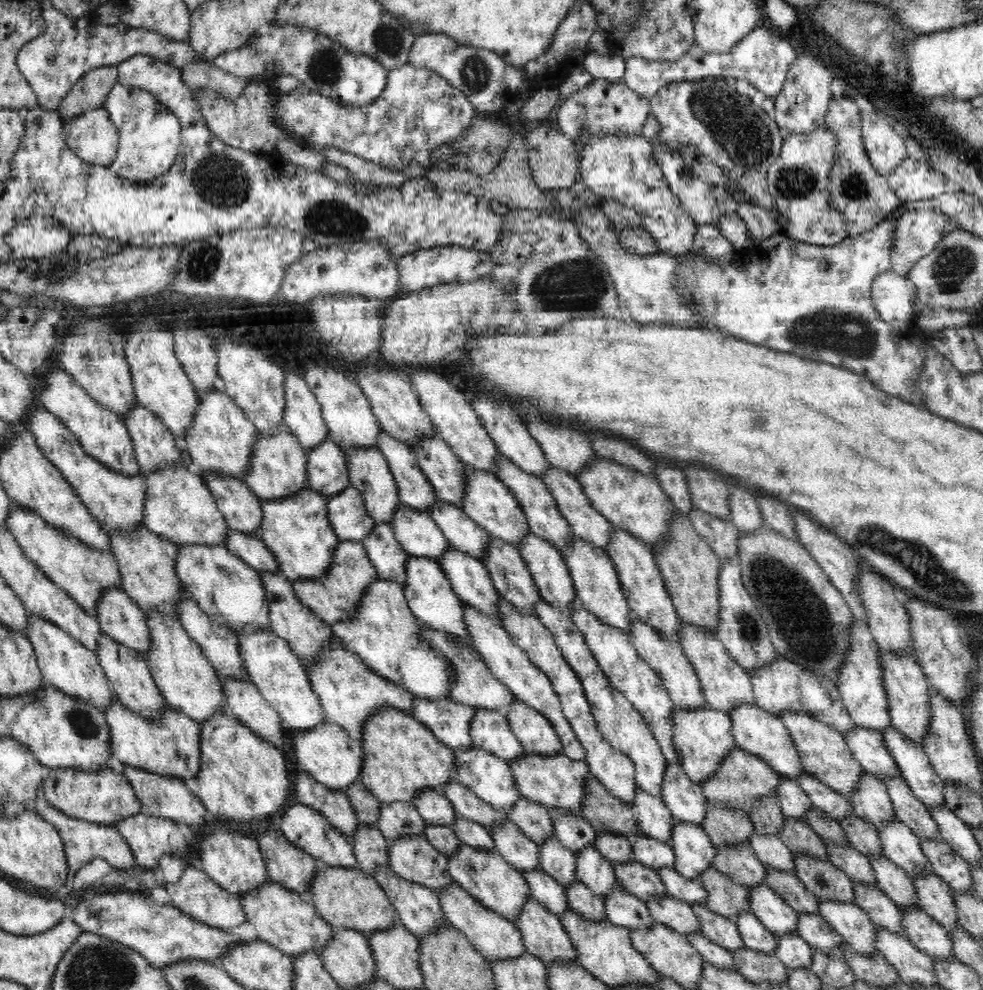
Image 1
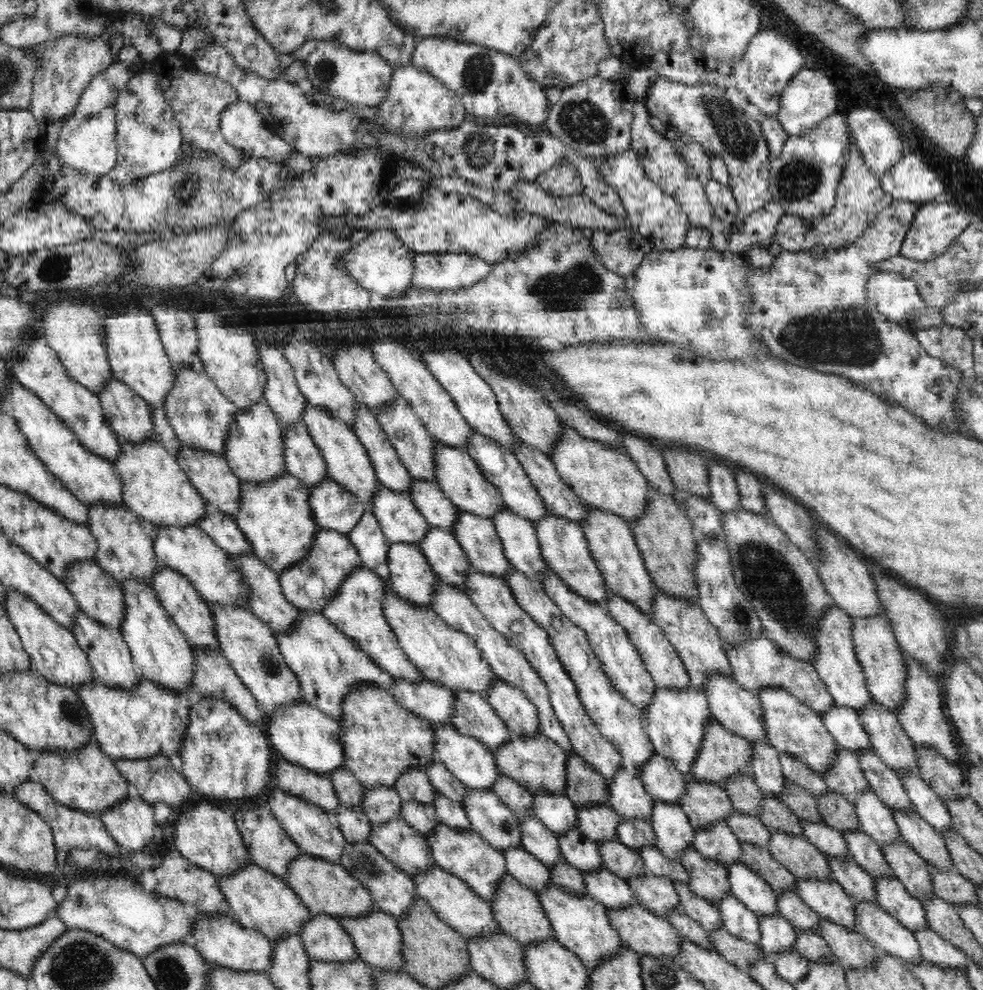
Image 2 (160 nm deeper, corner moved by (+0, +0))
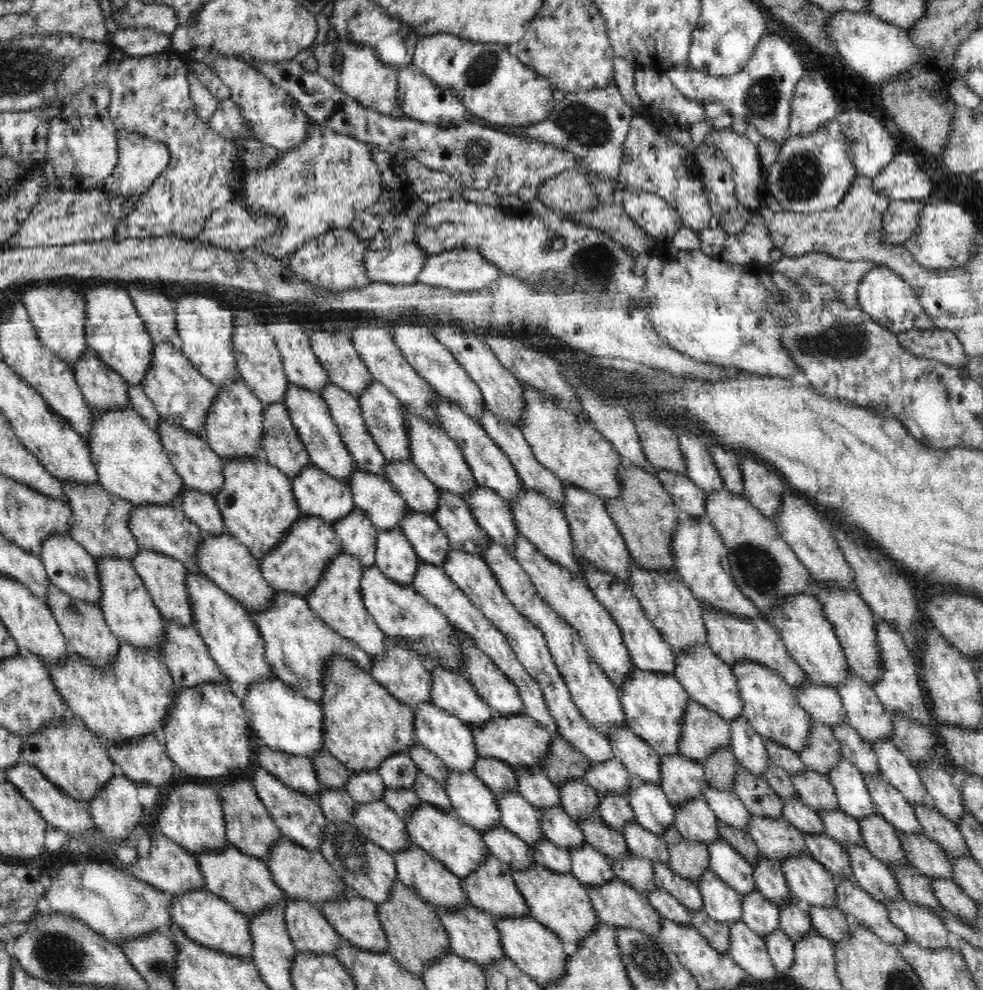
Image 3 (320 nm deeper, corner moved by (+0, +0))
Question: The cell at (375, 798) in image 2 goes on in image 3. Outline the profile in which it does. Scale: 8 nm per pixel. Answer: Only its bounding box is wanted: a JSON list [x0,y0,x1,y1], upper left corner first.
[344,770,386,803]

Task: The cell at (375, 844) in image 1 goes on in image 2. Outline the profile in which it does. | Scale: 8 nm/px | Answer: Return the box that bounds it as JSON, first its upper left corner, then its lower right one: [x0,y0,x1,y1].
[332,805,372,842]

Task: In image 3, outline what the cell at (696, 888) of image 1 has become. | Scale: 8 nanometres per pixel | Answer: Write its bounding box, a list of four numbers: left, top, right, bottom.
[621,821,670,864]

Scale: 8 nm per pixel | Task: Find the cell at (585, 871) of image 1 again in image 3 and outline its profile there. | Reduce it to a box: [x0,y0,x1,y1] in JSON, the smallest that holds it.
[539,807,586,850]

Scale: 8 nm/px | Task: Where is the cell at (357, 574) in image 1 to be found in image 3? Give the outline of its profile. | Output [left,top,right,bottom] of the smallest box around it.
[260,515,342,597]

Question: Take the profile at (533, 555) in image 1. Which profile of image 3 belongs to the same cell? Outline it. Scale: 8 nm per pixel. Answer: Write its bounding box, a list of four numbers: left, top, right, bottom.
[465,485,520,553]

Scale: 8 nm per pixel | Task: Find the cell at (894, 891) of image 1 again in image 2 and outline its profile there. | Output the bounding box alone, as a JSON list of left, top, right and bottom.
[844,829,893,877]

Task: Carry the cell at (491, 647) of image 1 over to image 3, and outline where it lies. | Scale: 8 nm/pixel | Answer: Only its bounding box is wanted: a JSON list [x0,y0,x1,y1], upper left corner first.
[413,560,558,734]

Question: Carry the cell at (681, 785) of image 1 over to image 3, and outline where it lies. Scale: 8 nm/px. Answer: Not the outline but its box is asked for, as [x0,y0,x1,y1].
[610,726,662,786]

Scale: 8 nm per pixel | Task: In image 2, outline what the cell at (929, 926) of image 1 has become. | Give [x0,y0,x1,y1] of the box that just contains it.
[874,875,929,931]

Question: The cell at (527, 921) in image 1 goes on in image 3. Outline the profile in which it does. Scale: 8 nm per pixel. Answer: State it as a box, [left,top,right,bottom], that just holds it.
[461,853,530,917]

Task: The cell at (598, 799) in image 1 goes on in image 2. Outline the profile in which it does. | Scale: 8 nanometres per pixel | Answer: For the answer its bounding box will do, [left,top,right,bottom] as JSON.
[566,752,608,806]

